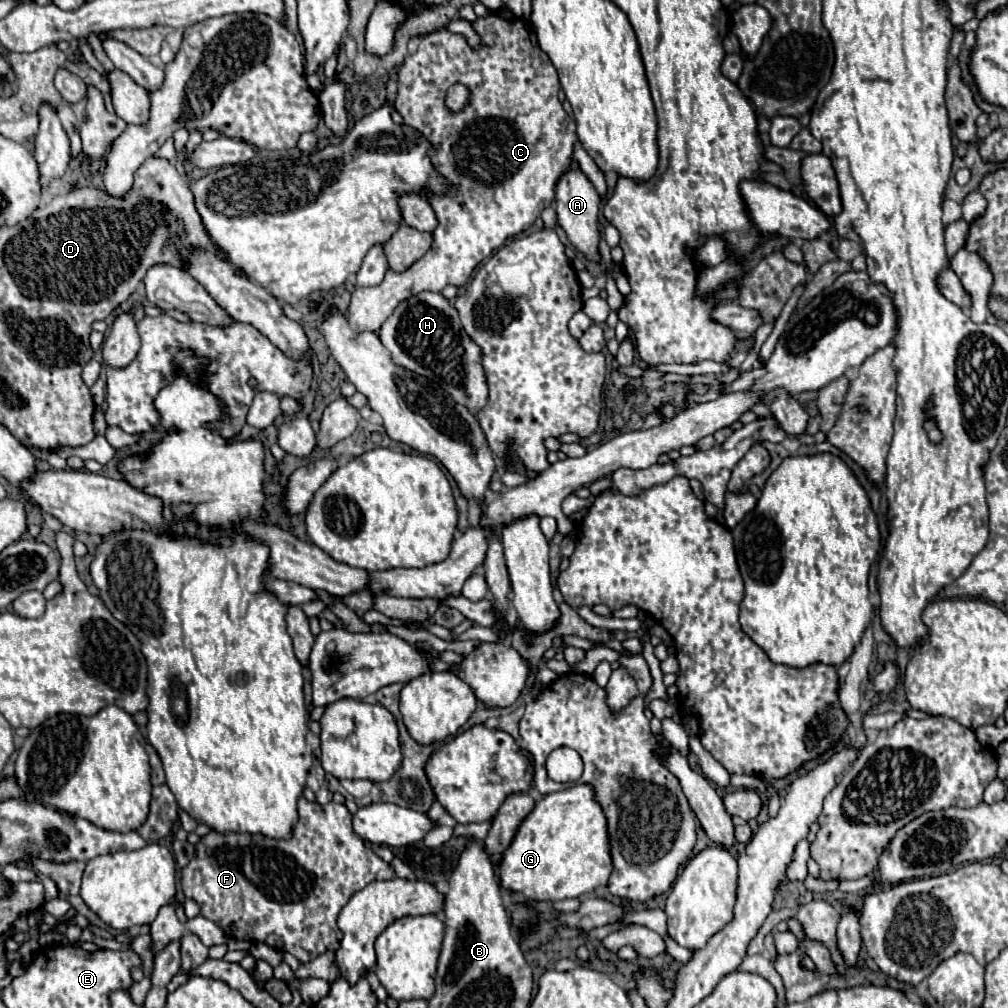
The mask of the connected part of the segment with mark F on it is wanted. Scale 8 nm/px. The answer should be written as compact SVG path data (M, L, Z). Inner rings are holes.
M301 796L297 814L299 818L287 840L263 834L209 832L195 844L195 856L191 862L181 868L181 888L187 898L193 898L201 906L201 916L215 922L229 938L265 942L275 950L291 952L301 962L311 962L339 940L335 922L349 898L369 882L393 878L393 872L387 862L351 832L351 812L345 804L329 802L321 806Z

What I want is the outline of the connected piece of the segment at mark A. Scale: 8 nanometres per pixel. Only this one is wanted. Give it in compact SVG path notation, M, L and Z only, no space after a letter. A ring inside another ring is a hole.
M571 166L555 186L555 210L557 222L567 232L569 240L577 250L581 250L589 260L599 260L597 244L599 244L599 230L597 230L597 216L599 216L601 198L589 178L583 174L579 166Z

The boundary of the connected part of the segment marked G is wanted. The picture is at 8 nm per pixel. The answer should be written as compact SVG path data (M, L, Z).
M575 784L569 790L543 796L519 824L513 842L497 864L497 874L501 888L521 892L529 900L577 898L605 886L611 874L607 822L595 804L591 786Z

